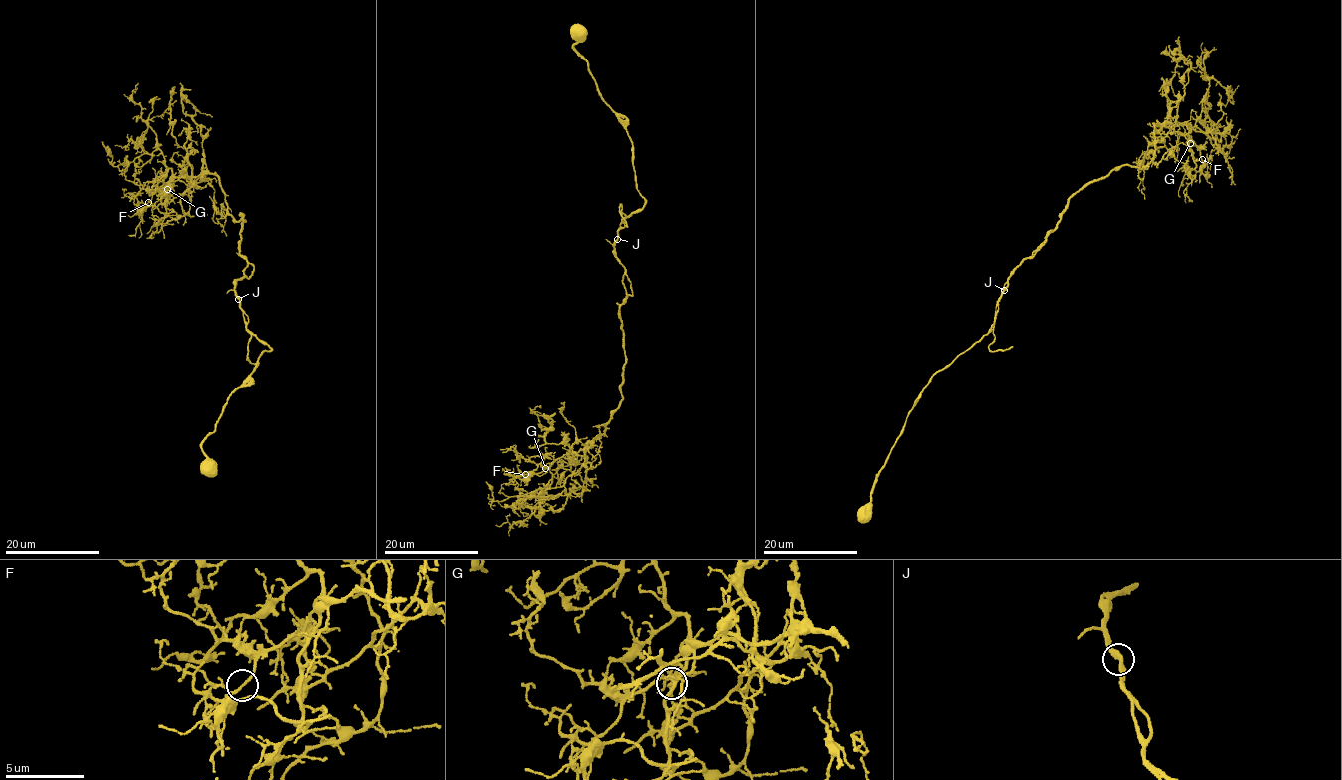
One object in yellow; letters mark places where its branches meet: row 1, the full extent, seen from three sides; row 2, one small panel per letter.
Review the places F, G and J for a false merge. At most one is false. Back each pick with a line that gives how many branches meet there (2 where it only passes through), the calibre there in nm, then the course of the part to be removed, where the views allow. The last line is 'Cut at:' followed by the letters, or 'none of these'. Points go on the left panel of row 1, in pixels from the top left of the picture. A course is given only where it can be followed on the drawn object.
Cut at: none of these

